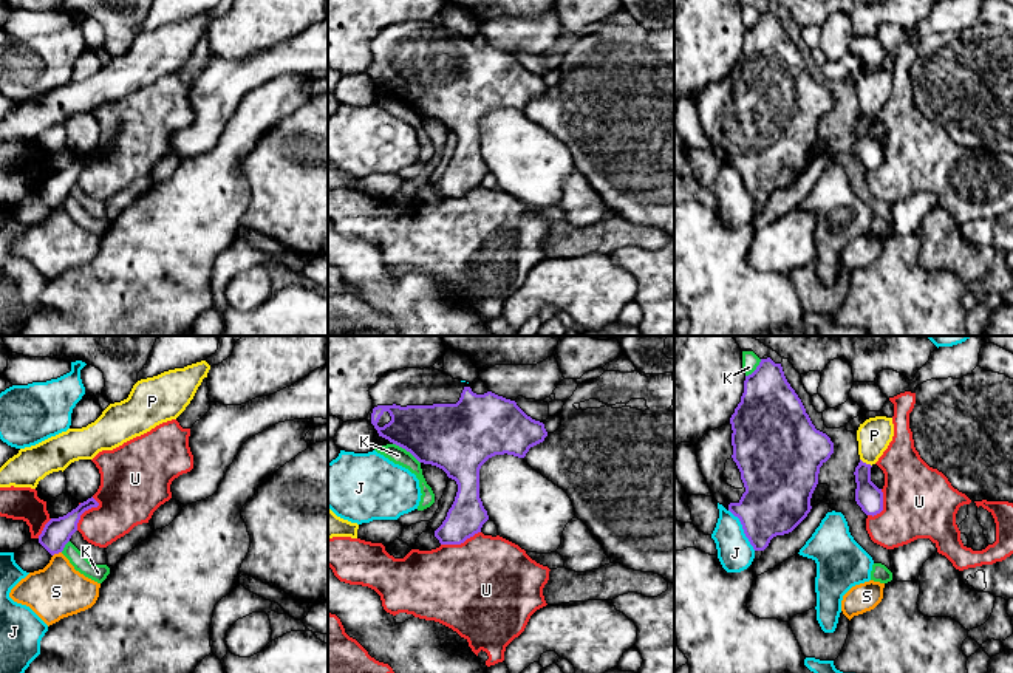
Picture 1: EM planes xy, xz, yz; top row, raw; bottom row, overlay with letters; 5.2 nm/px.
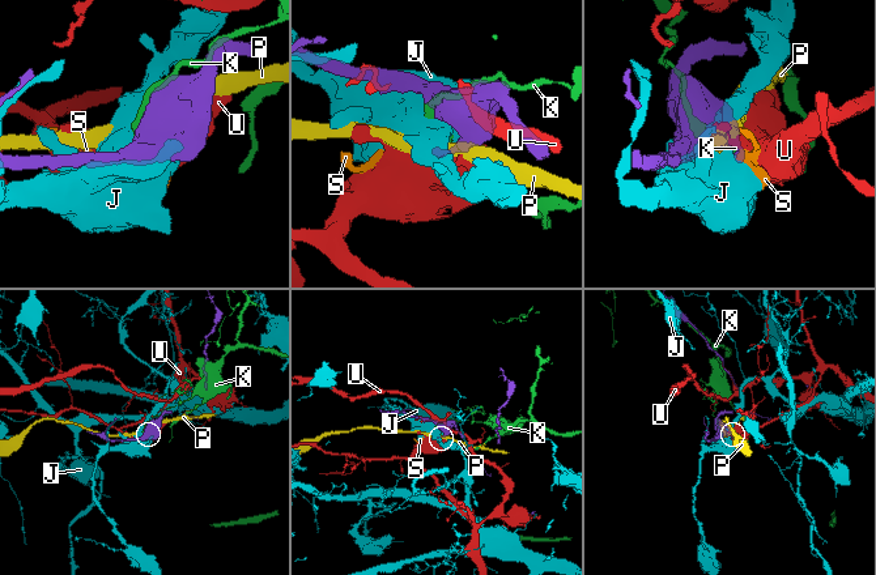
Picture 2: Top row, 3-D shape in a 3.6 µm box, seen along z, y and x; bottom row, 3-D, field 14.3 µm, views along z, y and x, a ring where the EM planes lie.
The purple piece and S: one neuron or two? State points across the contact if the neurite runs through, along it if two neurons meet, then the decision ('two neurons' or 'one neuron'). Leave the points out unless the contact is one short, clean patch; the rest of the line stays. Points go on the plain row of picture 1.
border xy (61, 204), (53, 209); two neurons

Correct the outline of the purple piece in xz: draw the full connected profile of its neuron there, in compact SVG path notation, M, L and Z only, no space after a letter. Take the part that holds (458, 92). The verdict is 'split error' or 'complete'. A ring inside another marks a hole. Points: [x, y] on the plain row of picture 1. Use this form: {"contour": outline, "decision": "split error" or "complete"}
{"contour": "M404 22L384 28L370 40L373 62L365 71L374 79L379 90L410 105L419 116L442 122L449 132L458 138L458 145L442 178L435 184L441 198L461 198L467 192L481 186L489 173L487 164L479 152L479 122L495 108L513 108L524 111L530 101L540 97L547 90L544 77L527 70L515 54L498 50L492 45L476 48L470 37L453 32L444 25L430 22Z", "decision": "split error"}

